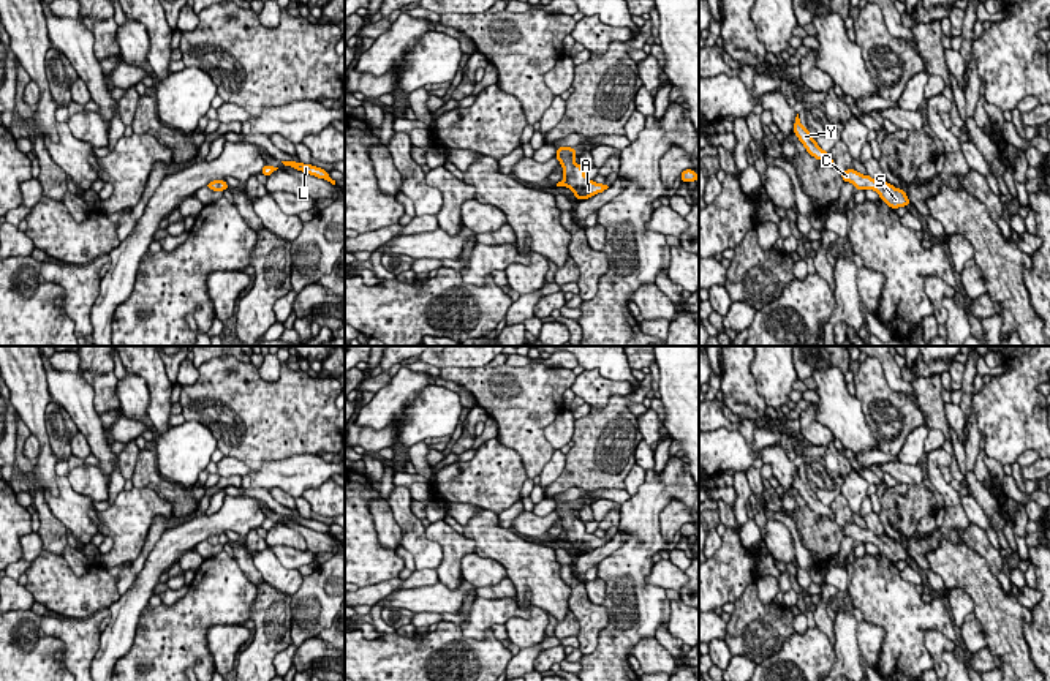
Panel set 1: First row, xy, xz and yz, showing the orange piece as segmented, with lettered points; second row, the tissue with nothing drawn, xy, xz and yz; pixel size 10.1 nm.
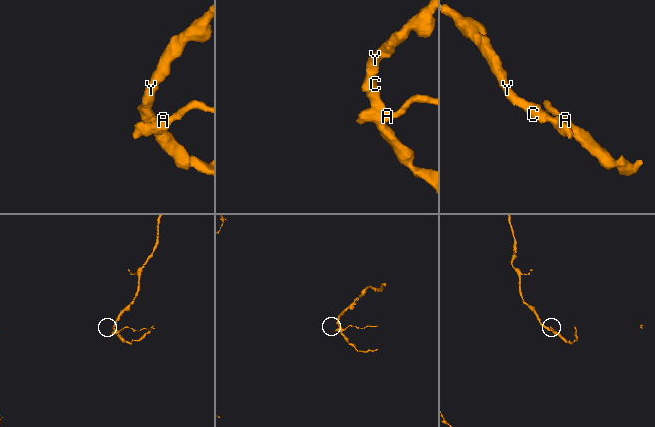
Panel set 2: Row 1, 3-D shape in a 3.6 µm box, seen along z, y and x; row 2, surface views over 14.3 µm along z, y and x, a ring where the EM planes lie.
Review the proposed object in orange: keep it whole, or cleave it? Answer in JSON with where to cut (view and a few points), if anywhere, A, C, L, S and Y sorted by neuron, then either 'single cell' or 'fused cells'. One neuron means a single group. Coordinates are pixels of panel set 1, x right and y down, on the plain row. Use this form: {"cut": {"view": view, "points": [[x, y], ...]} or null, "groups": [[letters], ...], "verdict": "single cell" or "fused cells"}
{"cut": null, "groups": [["A", "C", "L", "S", "Y"]], "verdict": "single cell"}

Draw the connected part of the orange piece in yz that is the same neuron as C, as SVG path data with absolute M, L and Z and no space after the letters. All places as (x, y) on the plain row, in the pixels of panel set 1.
M846 523L840 529L843 536L852 537L855 544L874 544L879 548L879 553L884 555L893 564L911 558L905 544L895 542L886 534L878 537L868 528L862 529L855 523Z

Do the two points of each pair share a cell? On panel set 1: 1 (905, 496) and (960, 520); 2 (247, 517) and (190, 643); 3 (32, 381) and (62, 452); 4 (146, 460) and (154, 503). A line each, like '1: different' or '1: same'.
1: different
2: different
3: different
4: different

